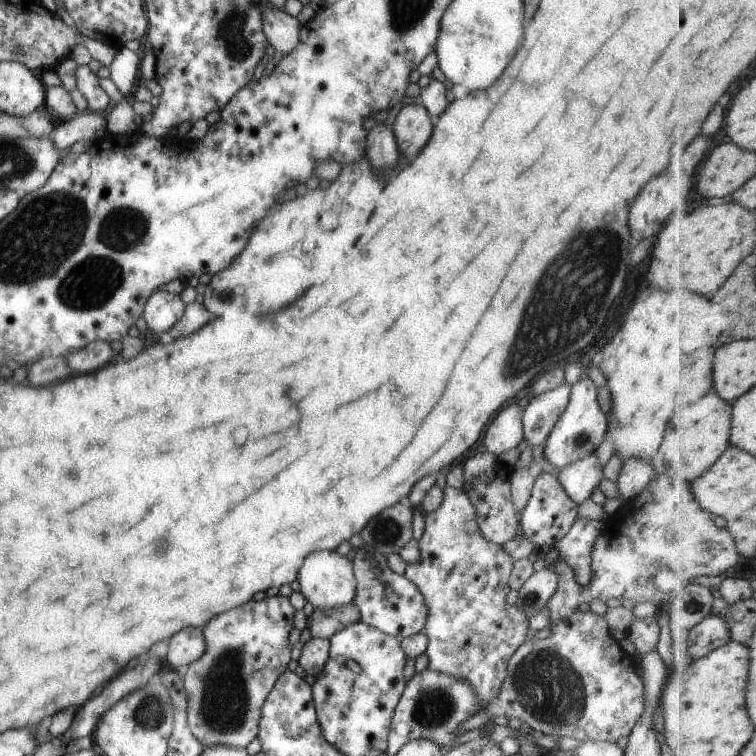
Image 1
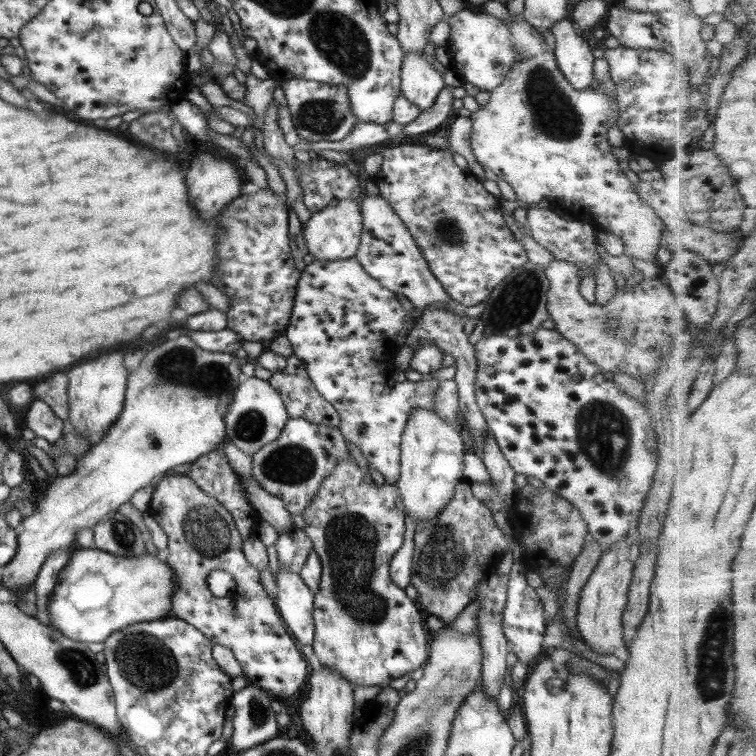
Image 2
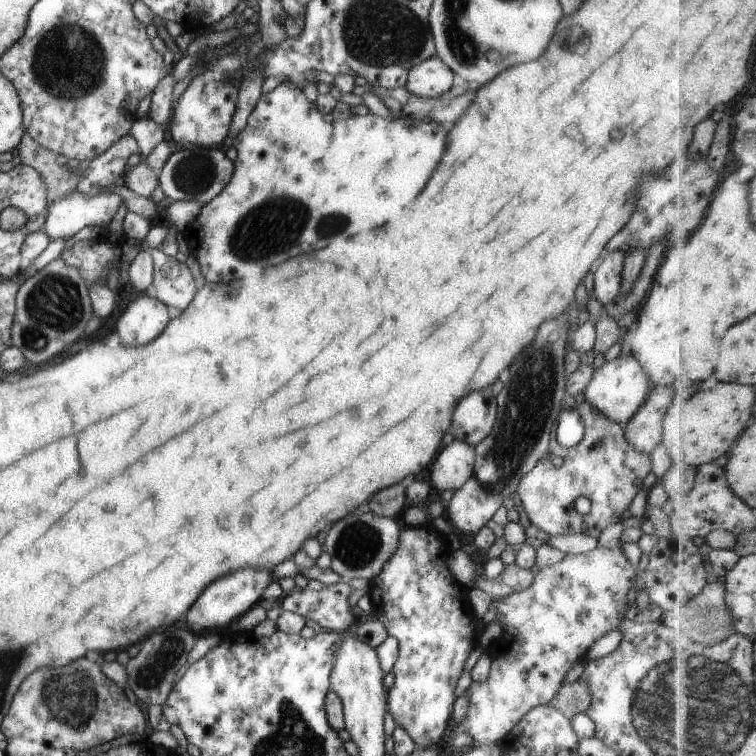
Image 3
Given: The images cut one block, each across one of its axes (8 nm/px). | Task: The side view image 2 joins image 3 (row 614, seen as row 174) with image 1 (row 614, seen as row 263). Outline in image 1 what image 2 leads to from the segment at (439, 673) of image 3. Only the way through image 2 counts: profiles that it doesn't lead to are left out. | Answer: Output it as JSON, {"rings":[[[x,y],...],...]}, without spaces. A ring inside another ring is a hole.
{"rings":[[[446,486],[443,489],[443,501],[442,504],[438,507],[438,510],[434,512],[427,513],[424,515],[425,518],[425,531],[418,541],[420,546],[420,558],[414,562],[414,564],[407,564],[406,572],[403,574],[408,578],[412,584],[422,592],[424,596],[424,604],[428,608],[428,616],[426,619],[426,626],[423,628],[424,634],[428,636],[428,646],[423,652],[428,658],[428,670],[434,670],[434,672],[442,672],[442,674],[454,674],[454,677],[464,678],[467,682],[470,682],[470,686],[474,688],[474,694],[478,694],[478,704],[480,704],[480,709],[484,708],[486,704],[490,703],[490,700],[498,694],[506,678],[508,660],[512,658],[512,654],[518,650],[518,646],[522,646],[522,643],[528,638],[528,623],[529,620],[526,620],[522,614],[520,608],[516,608],[516,603],[508,604],[506,602],[506,596],[511,590],[509,583],[511,572],[513,569],[514,560],[510,554],[506,554],[506,550],[502,546],[497,545],[496,543],[490,542],[485,536],[482,536],[480,528],[478,528],[478,522],[476,522],[476,508],[464,488],[458,490],[457,488]]]}

